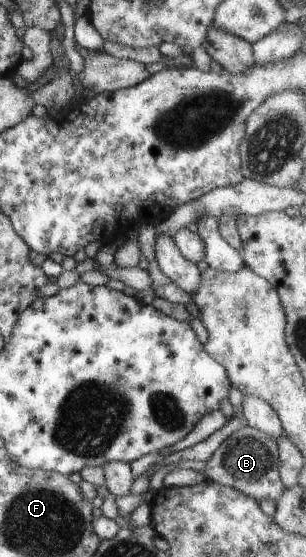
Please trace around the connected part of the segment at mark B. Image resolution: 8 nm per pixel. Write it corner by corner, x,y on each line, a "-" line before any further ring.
249,425
239,428
239,430
233,432
230,437
225,439
214,452
214,455
205,461
205,464
207,464
207,472
205,472
205,475
211,478
211,480
225,486
230,486
242,492
245,496
254,498
259,504
263,500
277,502
281,498
281,494
285,492
281,477
279,476
278,444
275,442
275,438
271,438
269,434
263,434
263,432
251,428

